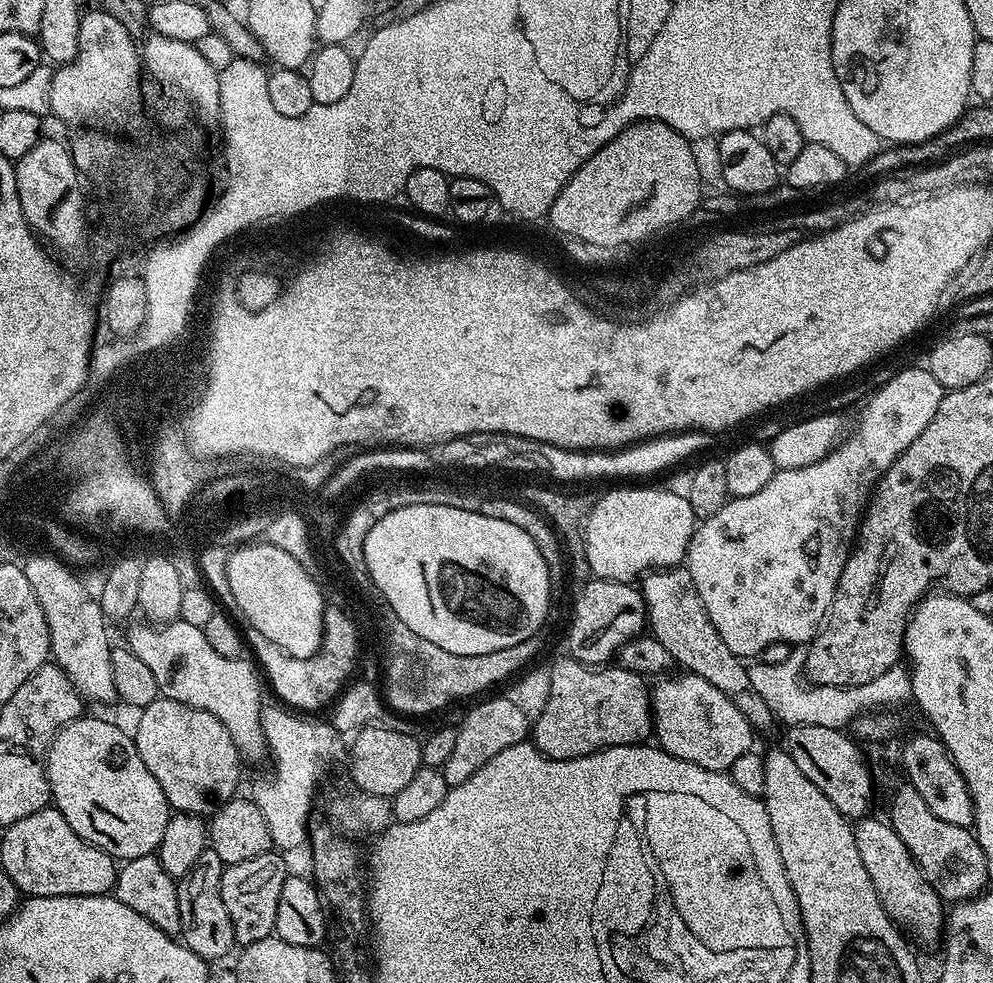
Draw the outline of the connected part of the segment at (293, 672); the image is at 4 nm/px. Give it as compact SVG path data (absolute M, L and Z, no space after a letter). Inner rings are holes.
M247 623L243 625L242 635L250 652L253 652L251 655L258 661L267 683L268 680L272 683L273 690L285 700L281 701L292 710L324 707L327 709L339 697L342 685L358 664L357 656L348 656L348 660L344 660L344 664L336 664L336 660L316 660L313 656L305 660L294 658L290 654L286 654L282 650L282 646L274 646L274 642L270 642L270 638L266 638L266 634L254 630L254 626ZM336 672L340 672L340 675L336 676Z

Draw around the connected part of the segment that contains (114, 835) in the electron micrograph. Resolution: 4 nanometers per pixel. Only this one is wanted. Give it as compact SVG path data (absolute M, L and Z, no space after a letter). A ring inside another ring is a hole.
M81 714L57 732L48 746L46 757L51 803L66 818L66 822L86 842L108 852L117 861L133 860L153 855L162 842L162 833L170 815L170 805L158 778L146 770L146 762L136 749L136 741L116 724Z

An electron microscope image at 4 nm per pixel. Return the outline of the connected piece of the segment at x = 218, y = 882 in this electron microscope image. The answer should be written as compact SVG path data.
M208 847L194 862L190 874L179 877L178 914L180 915L179 939L190 950L194 950L203 960L215 962L237 947L234 938L234 925L230 923L230 914L226 914L226 905L222 903L222 874L226 865L218 858L216 851Z

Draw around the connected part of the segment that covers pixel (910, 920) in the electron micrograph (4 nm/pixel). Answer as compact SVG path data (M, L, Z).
M869 814L857 819L854 824L862 866L866 866L866 874L870 874L874 890L878 890L878 898L889 918L905 929L908 927L922 943L932 944L935 940L937 943L941 939L946 923L945 909L940 909L941 898L930 886L930 882L926 882L910 850L906 850L906 842L898 838L898 834L887 819L875 820L874 816Z

